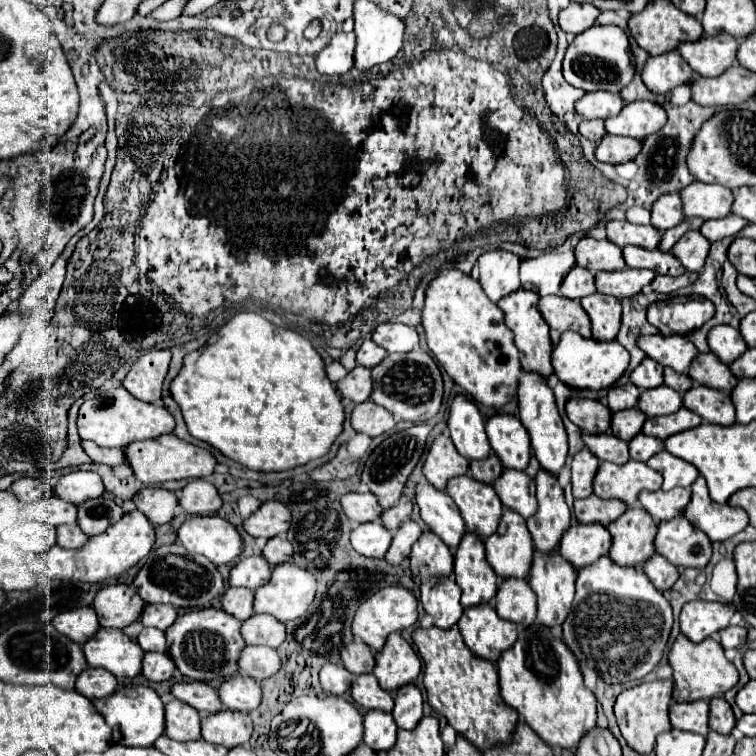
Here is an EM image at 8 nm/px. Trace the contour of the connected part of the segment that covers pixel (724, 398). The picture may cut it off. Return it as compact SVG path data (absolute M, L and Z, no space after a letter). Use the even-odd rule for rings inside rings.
M694 385L690 391L684 393L682 403L686 409L698 413L704 421L716 423L716 425L732 425L736 421L734 417L734 405L728 393L716 391L712 387Z

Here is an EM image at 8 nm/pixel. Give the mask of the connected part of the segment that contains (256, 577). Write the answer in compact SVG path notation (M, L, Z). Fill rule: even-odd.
M244 557L230 569L230 585L232 587L248 587L248 589L258 589L270 579L270 569L268 561L264 557Z

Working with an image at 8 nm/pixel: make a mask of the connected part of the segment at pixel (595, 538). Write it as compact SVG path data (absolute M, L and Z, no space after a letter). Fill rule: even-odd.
M572 523L566 533L560 539L558 551L564 559L568 559L576 569L594 563L600 555L608 555L608 547L610 547L610 535L606 531L606 527L602 523Z

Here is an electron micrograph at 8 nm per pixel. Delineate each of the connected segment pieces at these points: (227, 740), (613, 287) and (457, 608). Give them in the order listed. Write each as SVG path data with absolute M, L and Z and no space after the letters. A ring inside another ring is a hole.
M222 709L202 719L202 739L228 749L248 743L252 735L252 721L248 713Z
M622 269L622 271L598 271L596 273L596 291L612 295L616 299L632 297L640 293L644 285L654 279L654 271L644 269Z
M438 577L436 581L426 581L422 583L420 591L422 607L428 615L434 617L434 625L448 629L460 619L462 615L460 587L452 579Z

